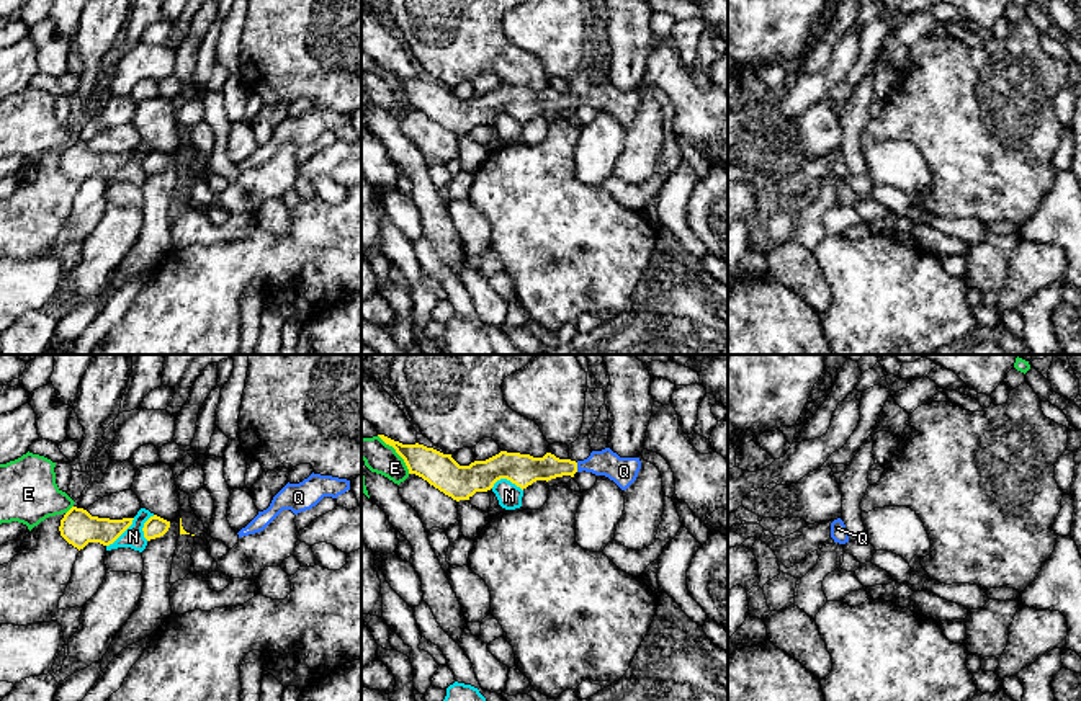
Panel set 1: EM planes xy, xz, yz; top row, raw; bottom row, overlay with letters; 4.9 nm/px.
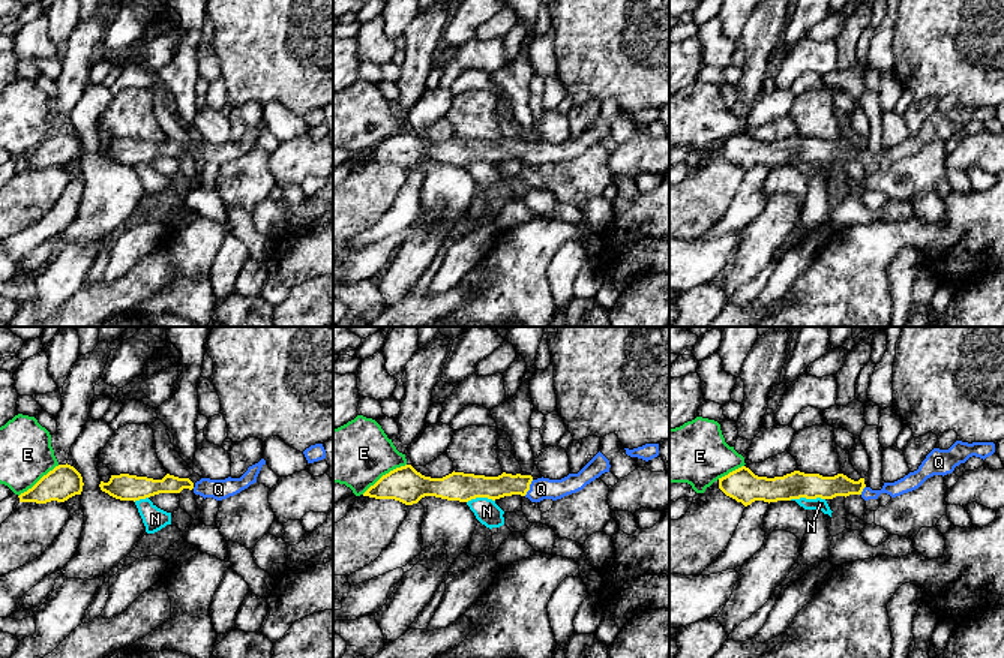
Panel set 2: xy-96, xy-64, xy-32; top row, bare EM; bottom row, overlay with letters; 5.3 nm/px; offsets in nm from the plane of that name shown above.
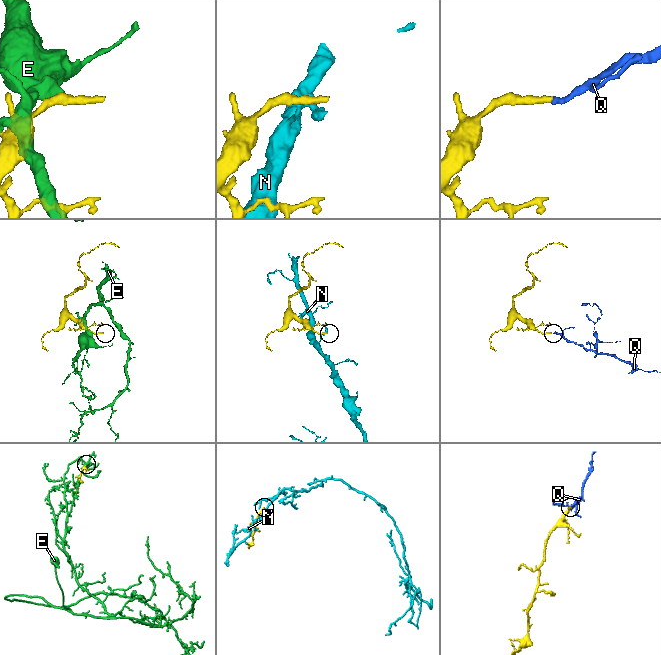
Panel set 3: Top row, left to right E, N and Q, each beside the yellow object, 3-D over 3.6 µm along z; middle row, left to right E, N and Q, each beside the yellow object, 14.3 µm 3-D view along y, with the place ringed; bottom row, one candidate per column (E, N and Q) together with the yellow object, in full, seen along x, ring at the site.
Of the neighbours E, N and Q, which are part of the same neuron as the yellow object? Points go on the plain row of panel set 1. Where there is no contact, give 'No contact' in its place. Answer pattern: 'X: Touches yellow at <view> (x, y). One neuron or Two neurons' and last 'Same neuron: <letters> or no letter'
E: Touches yellow at xz (396, 85). Two neurons
N: Touches yellow at xz (507, 113). Two neurons
Q: Touches yellow at xz (576, 102). One neuron
Same neuron: Q

